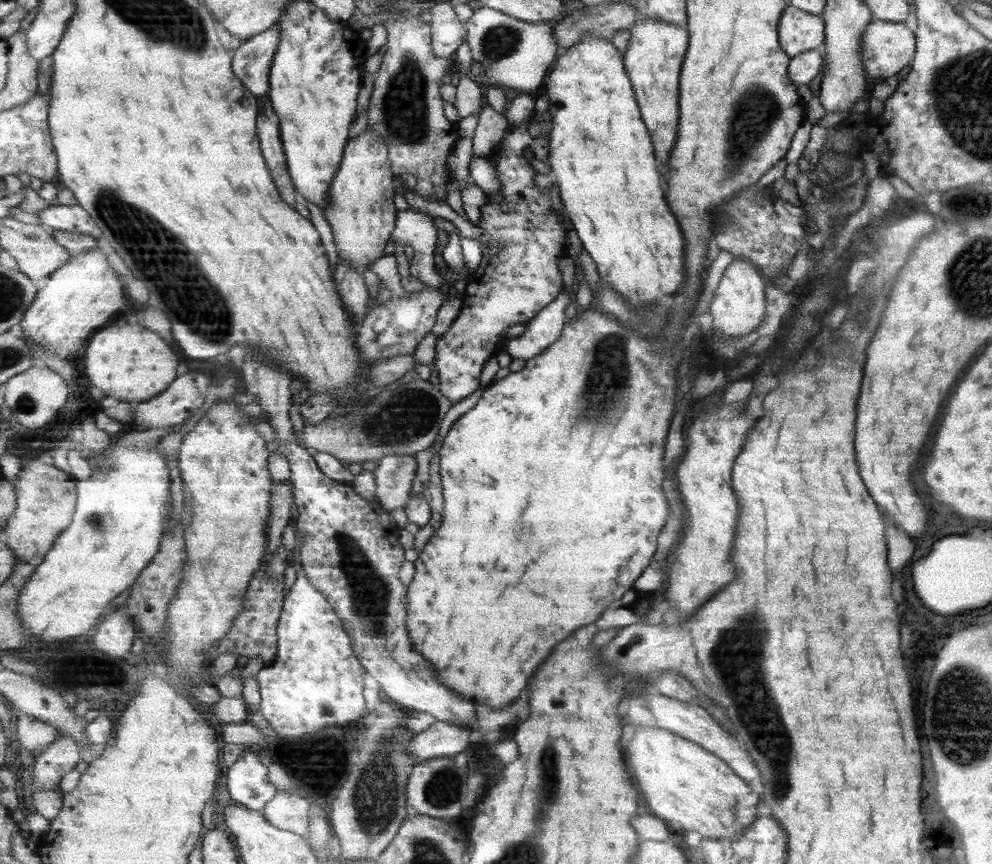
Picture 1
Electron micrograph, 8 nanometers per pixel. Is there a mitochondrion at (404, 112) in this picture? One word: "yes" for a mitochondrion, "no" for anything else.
yes

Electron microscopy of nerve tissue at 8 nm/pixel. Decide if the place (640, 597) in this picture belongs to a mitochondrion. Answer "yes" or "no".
no

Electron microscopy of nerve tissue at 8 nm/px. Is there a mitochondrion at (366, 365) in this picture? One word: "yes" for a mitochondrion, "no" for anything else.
no

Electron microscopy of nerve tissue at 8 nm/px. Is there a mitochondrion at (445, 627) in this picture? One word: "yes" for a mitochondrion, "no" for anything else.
no

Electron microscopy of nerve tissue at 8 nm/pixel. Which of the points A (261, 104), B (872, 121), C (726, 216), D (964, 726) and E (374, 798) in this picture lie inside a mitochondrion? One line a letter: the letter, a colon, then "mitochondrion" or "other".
A: other
B: other
C: mitochondrion
D: mitochondrion
E: mitochondrion

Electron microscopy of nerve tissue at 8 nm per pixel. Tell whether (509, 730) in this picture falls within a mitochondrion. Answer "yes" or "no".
no

